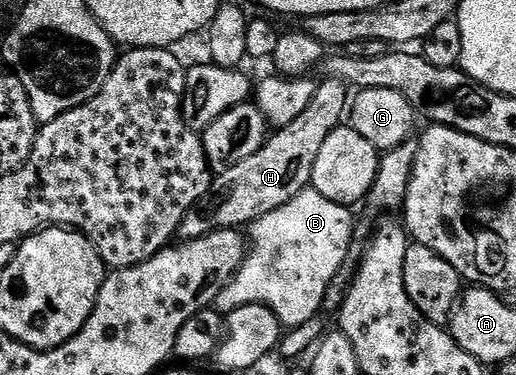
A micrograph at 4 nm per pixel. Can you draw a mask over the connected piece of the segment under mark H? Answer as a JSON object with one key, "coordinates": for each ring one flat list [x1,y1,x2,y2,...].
{"coordinates":[[322,79,315,90,315,98,311,98,307,110,303,110,295,122,276,129,266,139,265,145,255,150,251,158,243,158,239,166,231,166,227,171,214,175,208,194,199,198,199,202,195,202,195,206,183,214,176,239,194,240,221,228,241,230,263,218,263,214,271,214,271,210,279,210,279,206,291,202,291,198,310,187,315,158,319,158,319,150,329,135,342,127,350,103,351,92,346,84,338,80]]}

